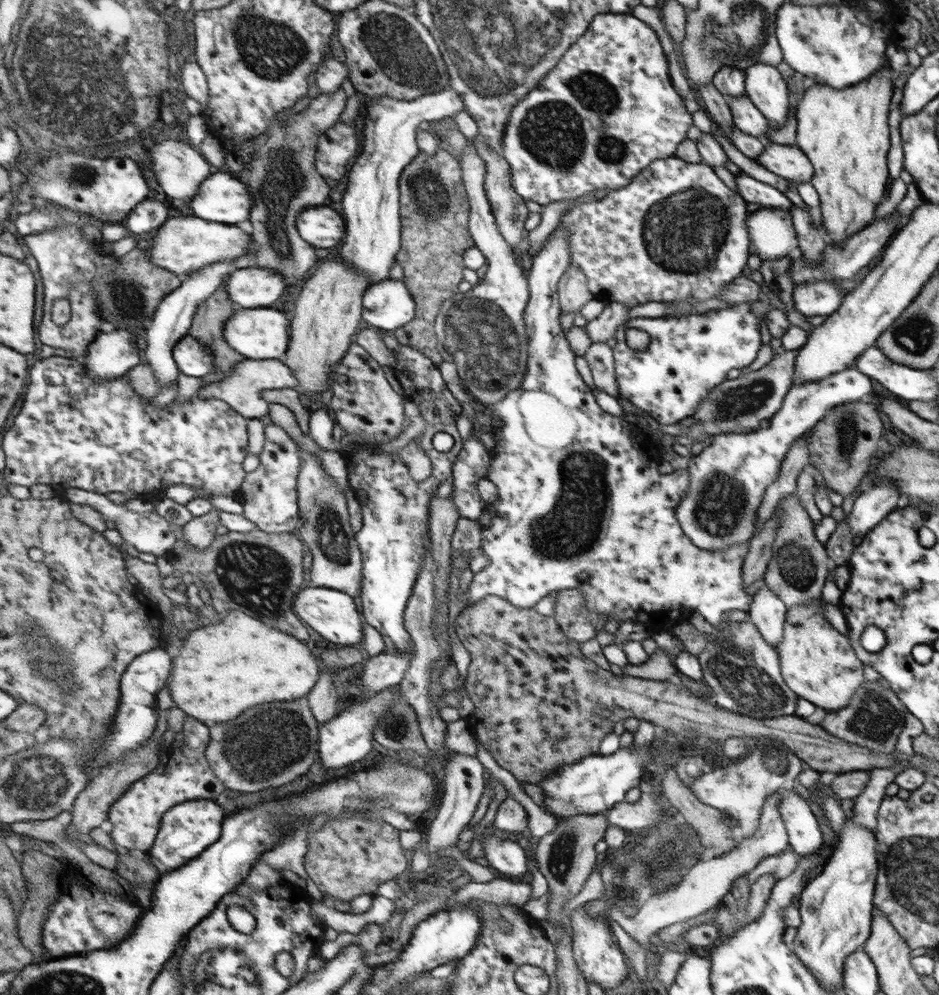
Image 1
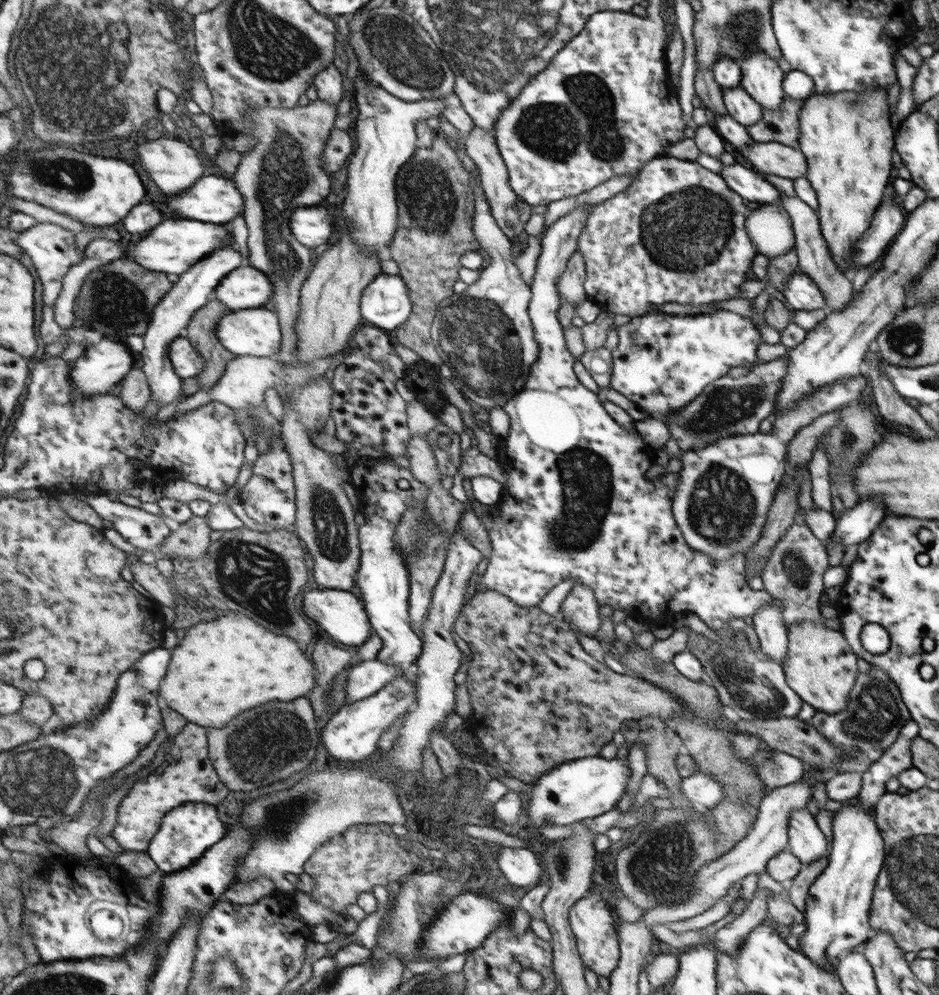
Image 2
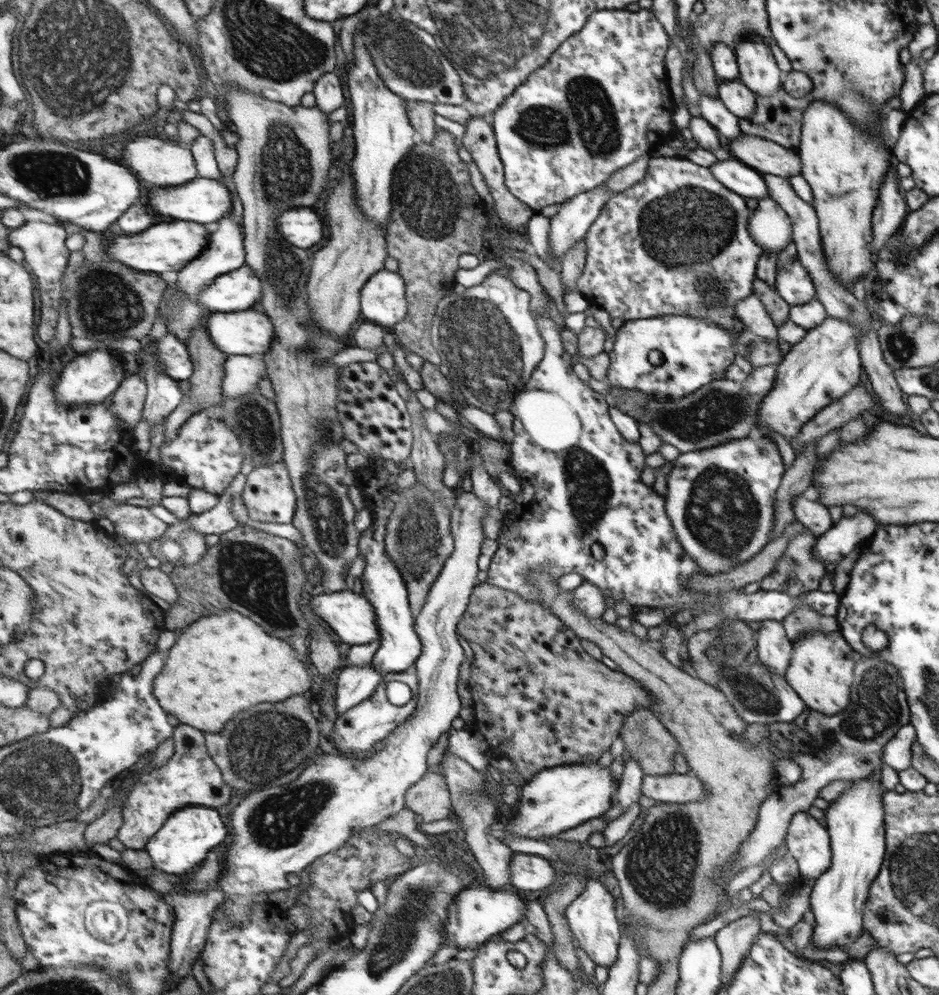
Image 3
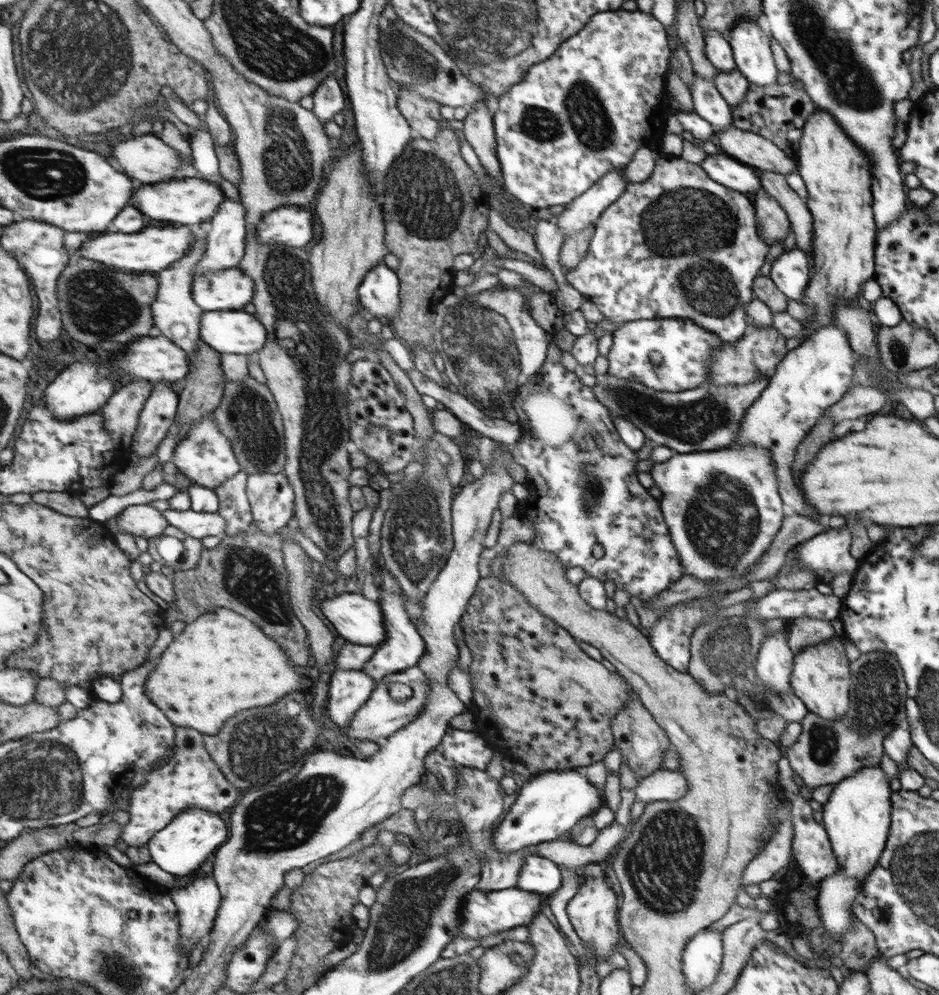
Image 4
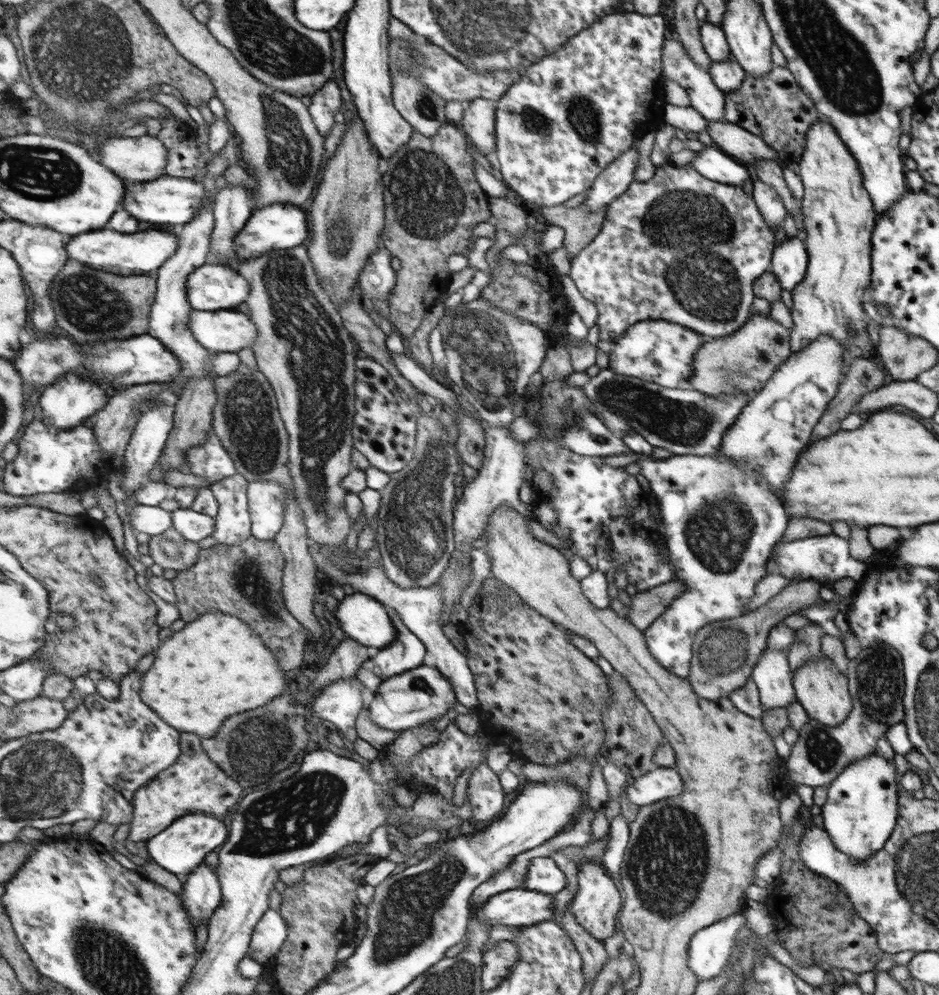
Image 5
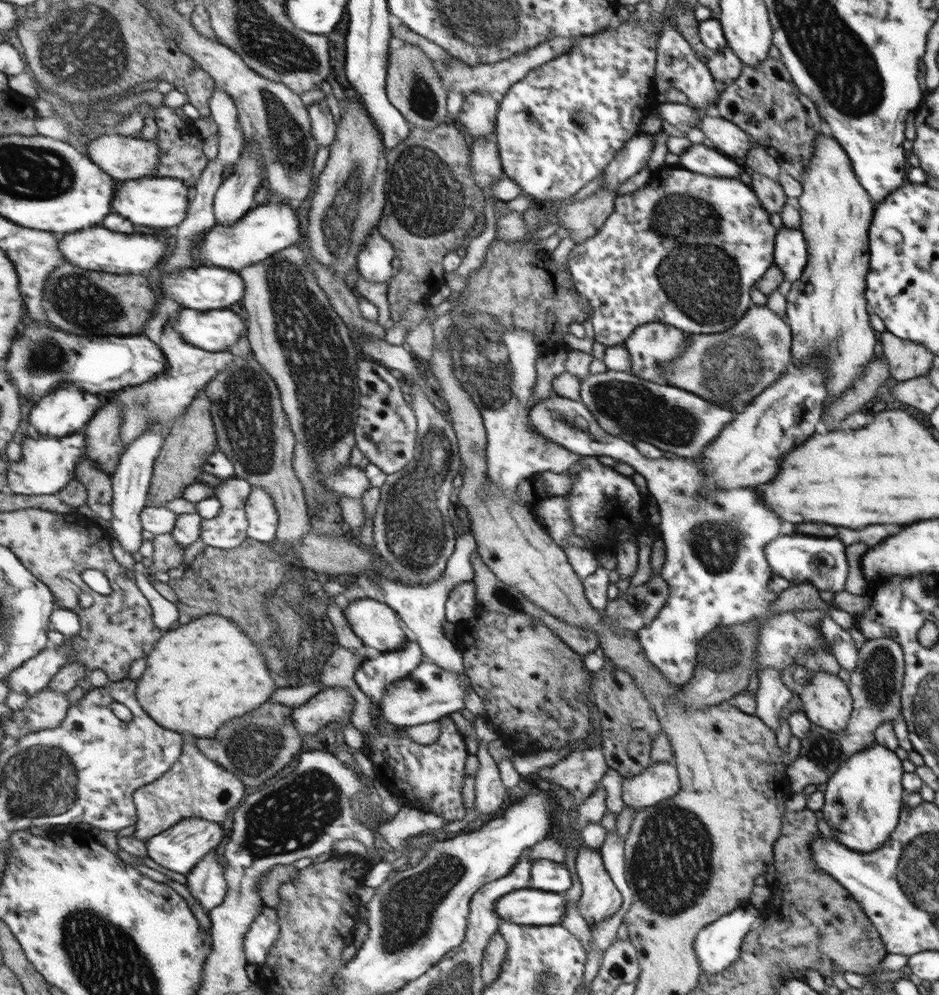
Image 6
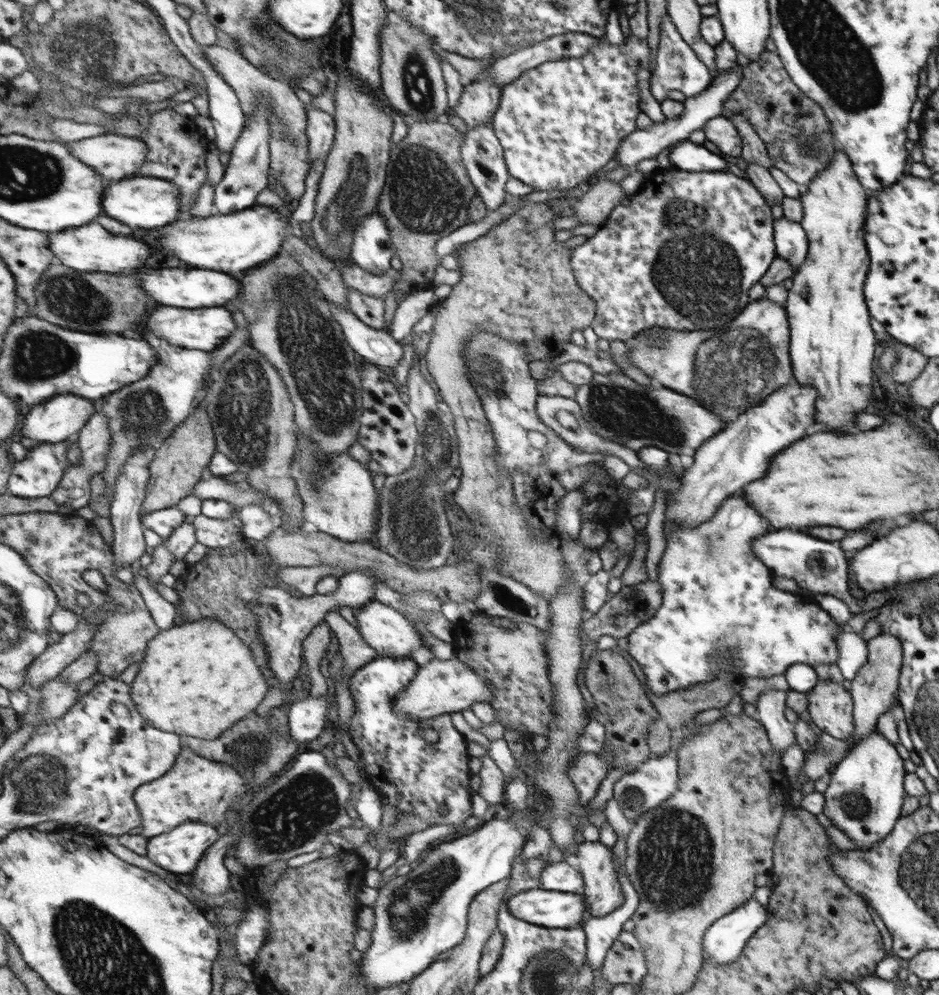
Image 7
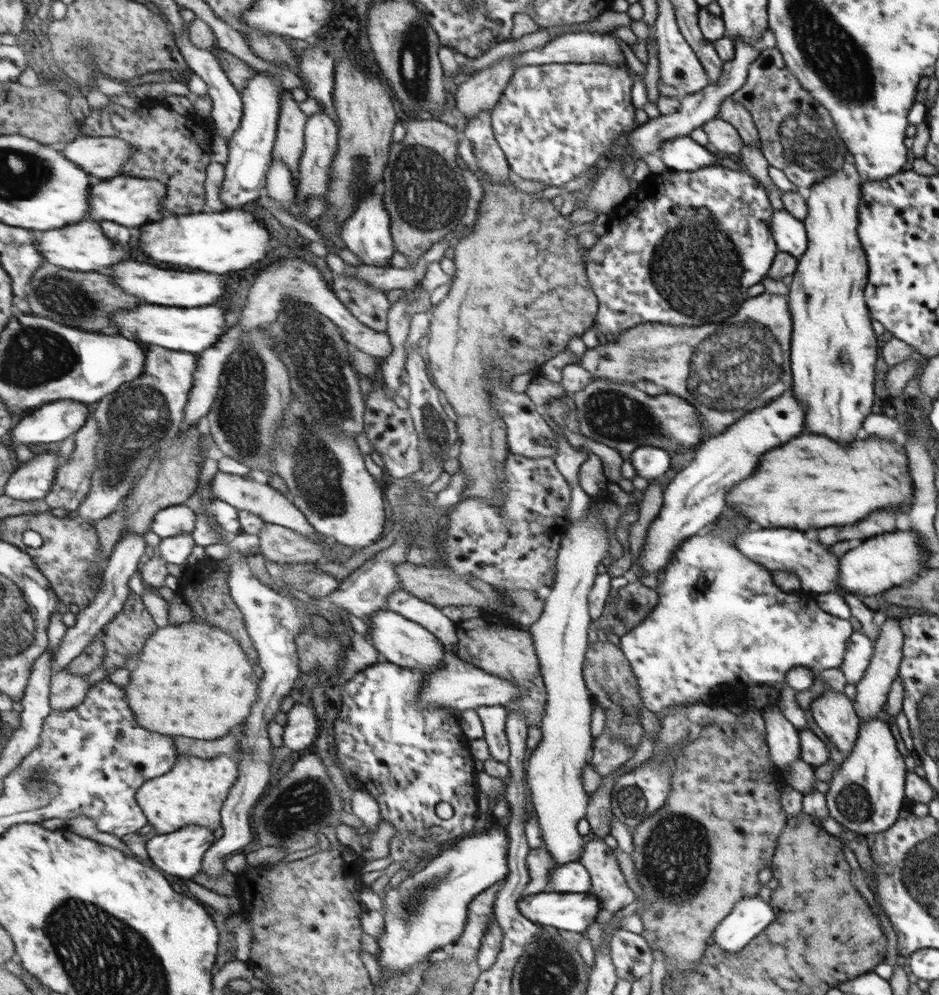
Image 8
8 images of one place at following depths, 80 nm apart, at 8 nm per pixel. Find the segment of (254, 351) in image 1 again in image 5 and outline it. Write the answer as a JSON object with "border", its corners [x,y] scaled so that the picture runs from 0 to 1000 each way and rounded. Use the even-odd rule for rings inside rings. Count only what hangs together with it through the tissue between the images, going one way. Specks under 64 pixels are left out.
{"border":[[[248,310],[234,313],[207,312],[202,332],[219,351],[234,355],[253,355],[269,350],[275,343],[275,328],[267,318]]]}

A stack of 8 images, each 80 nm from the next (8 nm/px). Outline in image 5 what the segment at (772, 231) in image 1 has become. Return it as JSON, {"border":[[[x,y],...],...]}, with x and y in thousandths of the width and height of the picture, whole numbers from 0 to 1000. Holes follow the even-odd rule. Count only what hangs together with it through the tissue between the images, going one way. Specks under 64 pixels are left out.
{"border":[[[806,180],[802,182],[801,193],[803,193],[806,208],[814,216],[814,220],[820,229],[826,231],[835,225],[839,213],[827,191],[820,185]]]}

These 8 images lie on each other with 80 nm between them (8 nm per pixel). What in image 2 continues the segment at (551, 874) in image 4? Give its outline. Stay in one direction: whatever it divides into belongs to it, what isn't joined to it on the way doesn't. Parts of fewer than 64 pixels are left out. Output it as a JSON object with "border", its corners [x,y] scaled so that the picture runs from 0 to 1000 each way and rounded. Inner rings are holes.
{"border":[[[532,851],[529,858],[530,872],[539,884],[548,891],[564,893],[577,884],[577,872],[569,856],[559,852]]]}

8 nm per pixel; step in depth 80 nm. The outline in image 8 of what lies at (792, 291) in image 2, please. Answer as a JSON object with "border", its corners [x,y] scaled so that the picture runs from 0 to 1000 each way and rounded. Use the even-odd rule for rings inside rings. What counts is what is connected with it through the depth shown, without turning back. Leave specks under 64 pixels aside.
{"border":[[[837,210],[824,213],[822,219],[823,236],[829,244],[829,251],[838,253],[848,259],[860,251],[860,231],[857,224]]]}

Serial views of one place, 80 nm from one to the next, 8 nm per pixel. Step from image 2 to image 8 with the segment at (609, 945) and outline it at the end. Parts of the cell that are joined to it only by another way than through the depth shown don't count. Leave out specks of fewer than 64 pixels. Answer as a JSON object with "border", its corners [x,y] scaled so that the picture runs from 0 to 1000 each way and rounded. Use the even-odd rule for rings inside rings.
{"border":[[[635,842],[624,848],[623,858],[616,865],[627,876],[627,896],[639,904],[643,918],[658,918],[677,905],[677,898],[660,875],[654,854],[641,843]]]}

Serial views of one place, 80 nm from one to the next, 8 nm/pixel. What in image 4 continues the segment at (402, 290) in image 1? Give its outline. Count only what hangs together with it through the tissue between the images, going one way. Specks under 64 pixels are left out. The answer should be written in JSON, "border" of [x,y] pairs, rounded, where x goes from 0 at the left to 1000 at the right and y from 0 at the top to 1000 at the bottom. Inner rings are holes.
{"border":[[[411,264],[400,268],[384,288],[384,309],[396,320],[403,320],[414,325],[428,313],[428,282],[425,272],[420,272]]]}

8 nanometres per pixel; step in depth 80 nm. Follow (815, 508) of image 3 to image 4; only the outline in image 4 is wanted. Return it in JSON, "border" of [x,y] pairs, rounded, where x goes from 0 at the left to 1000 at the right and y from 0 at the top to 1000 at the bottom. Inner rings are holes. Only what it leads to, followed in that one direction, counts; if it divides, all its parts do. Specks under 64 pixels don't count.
{"border":[[[891,326],[873,330],[871,334],[860,337],[827,368],[827,373],[819,381],[819,388],[798,410],[790,420],[789,430],[780,447],[809,447],[820,451],[827,468],[831,494],[837,509],[848,517],[871,523],[871,515],[854,503],[854,494],[846,488],[843,482],[843,465],[850,447],[860,438],[864,430],[888,405],[895,404],[904,392],[909,378],[909,367],[914,359],[908,355],[907,346],[900,332]]]}

